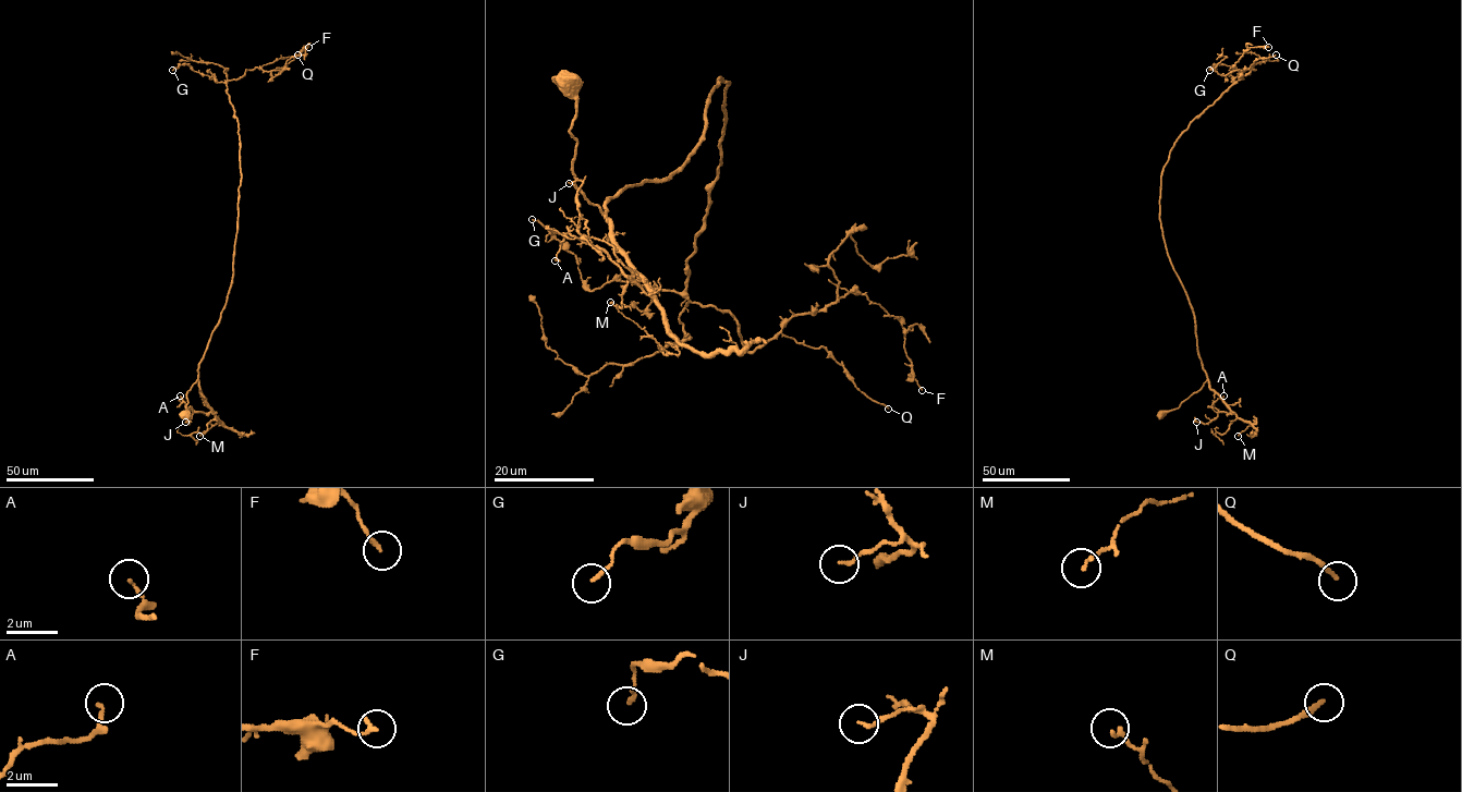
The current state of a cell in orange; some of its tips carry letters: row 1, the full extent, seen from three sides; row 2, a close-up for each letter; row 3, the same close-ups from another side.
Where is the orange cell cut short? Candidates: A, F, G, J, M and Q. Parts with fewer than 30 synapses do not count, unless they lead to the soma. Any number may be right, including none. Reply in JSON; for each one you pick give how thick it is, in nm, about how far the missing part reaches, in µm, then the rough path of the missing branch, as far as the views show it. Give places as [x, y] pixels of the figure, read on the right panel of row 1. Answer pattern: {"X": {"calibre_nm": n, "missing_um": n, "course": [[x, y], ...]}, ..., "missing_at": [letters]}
{"Q": {"calibre_nm": 200, "missing_um": 35, "course": [[1276, 55], [1290, 49], [1316, 52]]}, "missing_at": ["Q"]}

